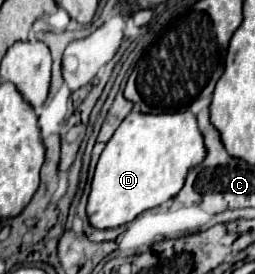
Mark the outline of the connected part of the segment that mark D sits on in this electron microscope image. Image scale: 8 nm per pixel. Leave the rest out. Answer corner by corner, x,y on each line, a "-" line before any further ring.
134,105
131,112
109,139
93,175
87,215
89,223
97,229
121,227
133,221
141,211
157,207
175,197
185,185
187,171
199,165
207,155
203,135
199,133
195,115
191,111
153,115
139,113
140,107

